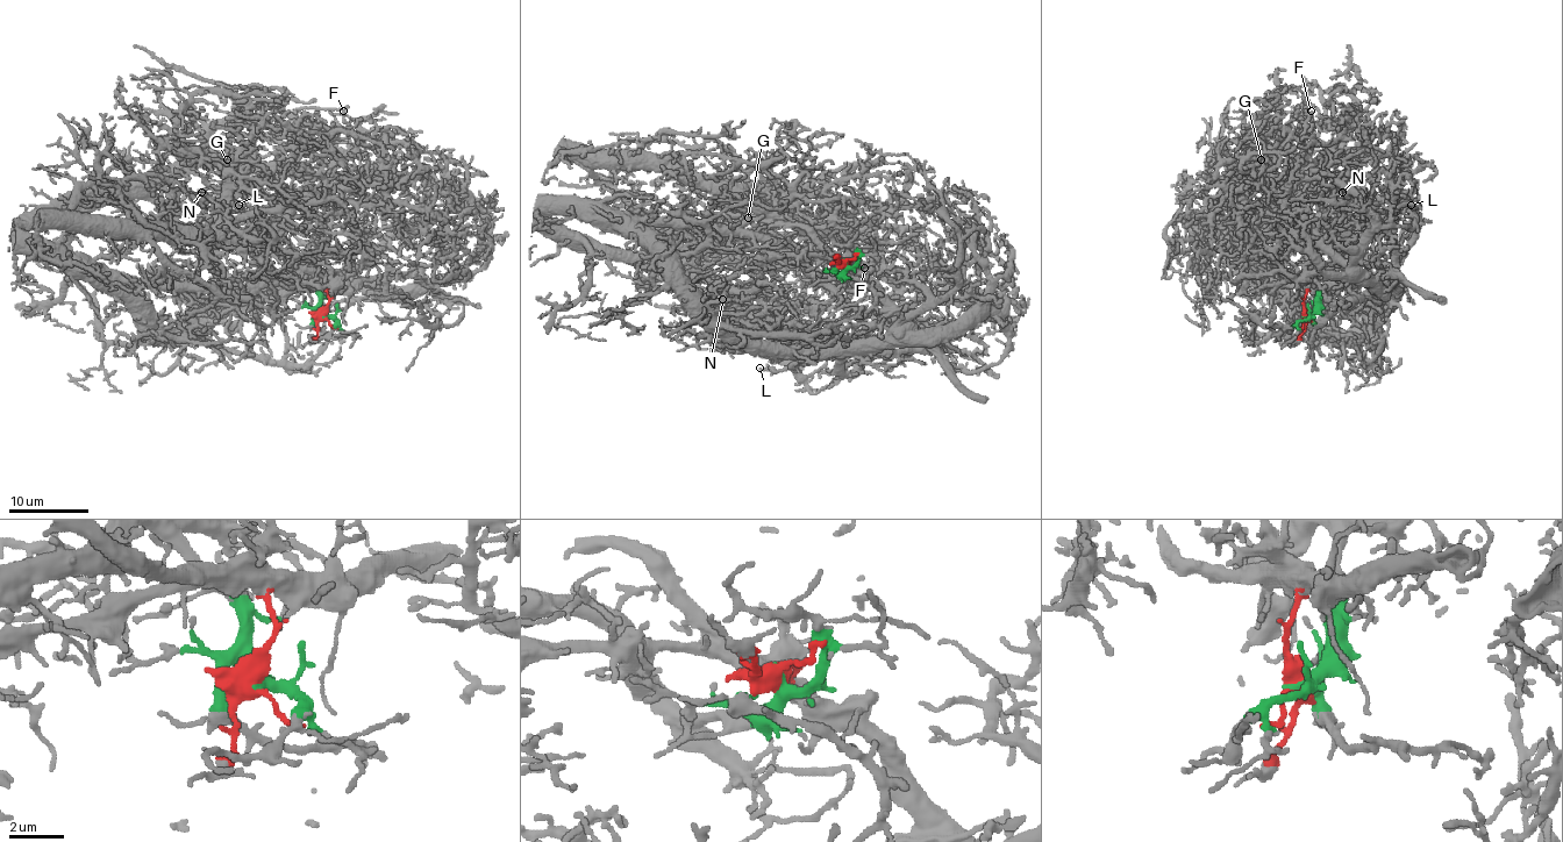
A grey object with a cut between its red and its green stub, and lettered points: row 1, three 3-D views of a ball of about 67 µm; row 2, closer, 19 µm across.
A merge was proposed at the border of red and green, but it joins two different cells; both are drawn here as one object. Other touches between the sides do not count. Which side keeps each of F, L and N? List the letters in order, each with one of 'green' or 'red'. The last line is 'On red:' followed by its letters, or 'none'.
F: green
L: green
N: green
On red: none

